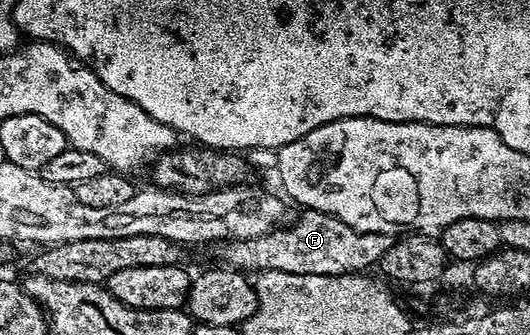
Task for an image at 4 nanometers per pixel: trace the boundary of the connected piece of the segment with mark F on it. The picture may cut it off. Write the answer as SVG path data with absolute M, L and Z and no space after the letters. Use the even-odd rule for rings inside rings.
M303 209L302 215L277 230L270 230L252 240L220 242L213 247L214 254L223 267L243 272L275 270L289 274L361 274L369 266L377 267L384 252L392 248L395 235L384 232L360 232L336 216ZM291 225L291 226L290 226Z

